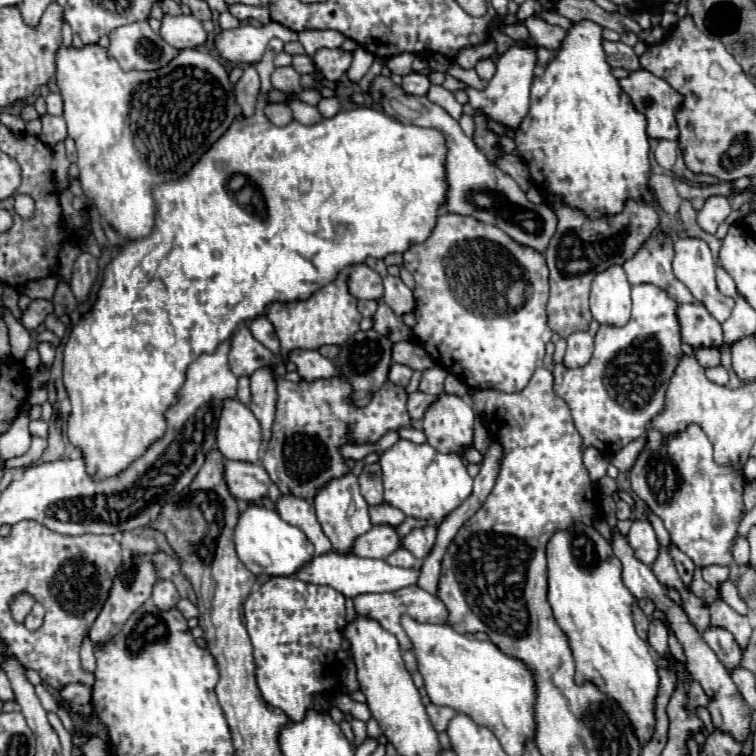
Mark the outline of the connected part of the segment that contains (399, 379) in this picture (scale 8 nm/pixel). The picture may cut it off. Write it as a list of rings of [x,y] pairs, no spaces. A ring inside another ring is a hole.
[[[393,363],[393,365],[391,365],[391,371],[389,371],[389,381],[391,381],[391,383],[397,383],[397,385],[401,385],[401,387],[407,387],[411,375],[413,375],[413,369],[411,369],[411,367]]]

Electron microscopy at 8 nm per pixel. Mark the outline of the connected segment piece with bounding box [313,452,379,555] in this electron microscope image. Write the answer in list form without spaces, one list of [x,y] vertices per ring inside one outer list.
[[[376,452],[370,453],[364,459],[356,462],[349,475],[345,475],[341,479],[333,479],[313,499],[313,505],[315,505],[315,511],[317,511],[317,519],[319,519],[325,535],[333,543],[333,551],[339,553],[339,555],[349,555],[353,551],[355,539],[361,537],[363,533],[367,533],[373,527],[373,523],[369,519],[369,505],[365,503],[365,499],[363,499],[363,495],[359,491],[358,477],[366,464],[372,464],[378,461],[379,455]]]

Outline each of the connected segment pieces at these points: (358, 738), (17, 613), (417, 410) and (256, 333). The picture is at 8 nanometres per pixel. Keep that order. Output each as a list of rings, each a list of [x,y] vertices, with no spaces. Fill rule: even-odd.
[[[355,718],[350,721],[350,724],[354,733],[354,741],[352,745],[357,748],[363,741],[365,741],[365,737],[367,737],[367,727],[365,727],[363,721]]]
[[[23,591],[21,595],[15,595],[15,597],[13,597],[13,603],[11,603],[11,615],[13,615],[13,619],[15,619],[17,623],[23,623],[23,619],[31,613],[33,603],[35,603],[33,595],[29,595],[29,593],[25,593],[25,591]]]
[[[415,391],[415,393],[409,395],[407,409],[409,409],[409,415],[411,415],[415,427],[419,427],[425,411],[429,409],[429,405],[431,405],[433,401],[437,401],[437,397],[435,397],[435,395],[425,395],[423,391]]]
[[[265,315],[253,319],[251,325],[249,325],[249,329],[251,329],[253,337],[255,337],[259,343],[263,343],[269,351],[279,353],[279,339],[277,339],[277,335],[275,335],[275,331],[273,331],[273,325],[269,323],[269,319],[267,319]]]

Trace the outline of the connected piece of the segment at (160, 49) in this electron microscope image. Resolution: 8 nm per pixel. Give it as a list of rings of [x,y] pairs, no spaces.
[[[147,21],[113,29],[107,51],[123,71],[157,71],[179,53],[175,47],[165,43]]]

